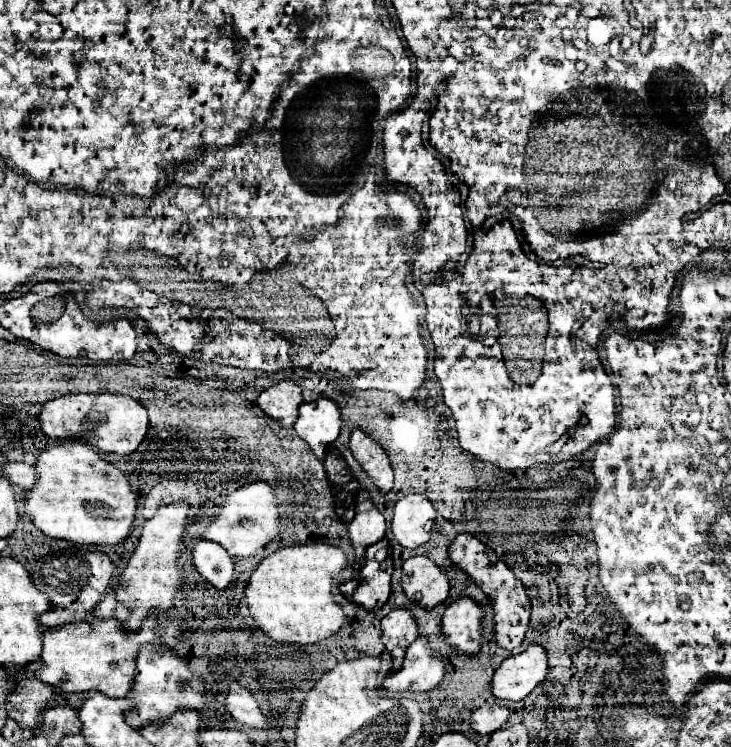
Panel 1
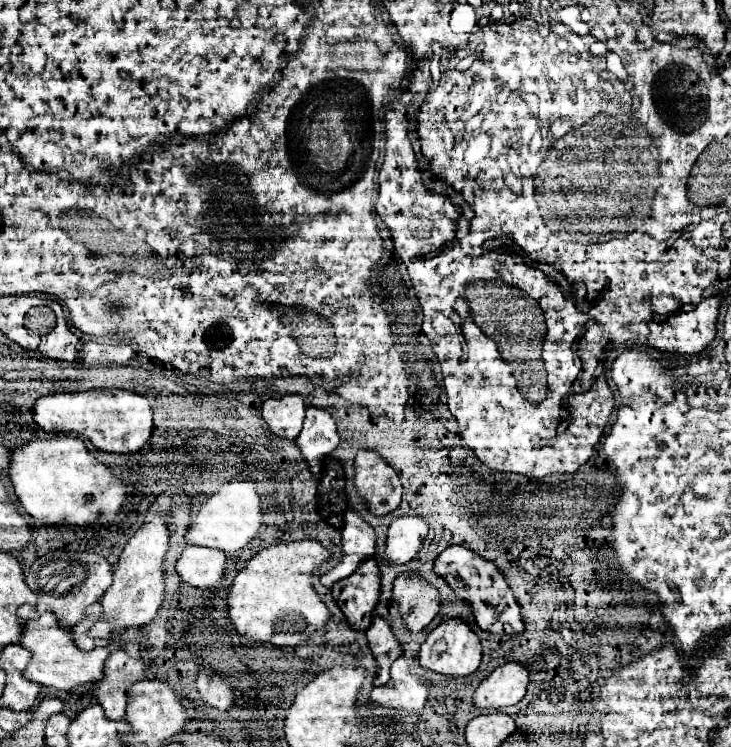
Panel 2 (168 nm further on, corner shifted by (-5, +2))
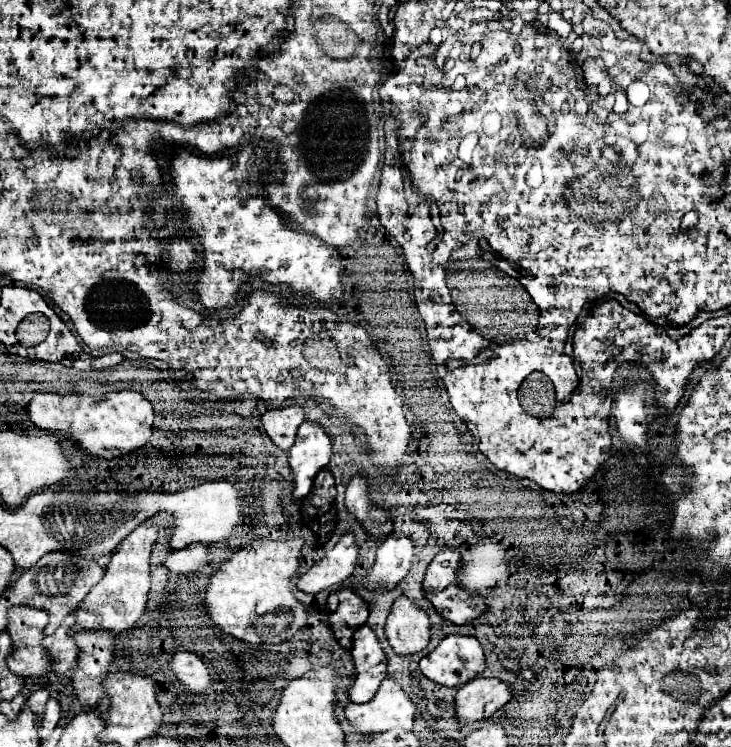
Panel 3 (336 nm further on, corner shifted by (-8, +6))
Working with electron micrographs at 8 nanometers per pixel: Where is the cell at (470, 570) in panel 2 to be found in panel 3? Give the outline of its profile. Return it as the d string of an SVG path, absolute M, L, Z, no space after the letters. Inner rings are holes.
M442 549L434 559L432 563L428 565L426 569L426 575L424 575L424 581L422 581L422 591L424 591L424 597L434 605L434 609L450 623L454 625L462 625L462 623L468 623L476 617L480 617L484 611L486 611L486 605L484 605L484 599L480 595L468 595L466 591L460 591L456 587L456 577L458 577L458 571L460 571L460 555L456 549Z

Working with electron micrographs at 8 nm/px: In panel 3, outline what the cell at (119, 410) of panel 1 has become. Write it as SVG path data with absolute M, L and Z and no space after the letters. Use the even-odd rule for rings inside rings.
M136 391L104 393L100 399L90 395L56 395L56 393L36 393L28 403L30 421L38 429L60 431L72 443L76 443L86 455L92 457L120 457L144 447L152 435L154 411L150 401L146 401Z

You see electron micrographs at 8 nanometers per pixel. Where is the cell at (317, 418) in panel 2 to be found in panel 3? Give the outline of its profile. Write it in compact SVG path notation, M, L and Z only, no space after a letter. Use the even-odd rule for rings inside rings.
M304 421L298 427L296 443L288 451L288 463L294 473L294 487L296 487L292 491L294 499L302 499L308 495L304 493L306 487L308 491L312 489L316 473L328 467L330 457L332 457L332 439L324 433L320 425Z

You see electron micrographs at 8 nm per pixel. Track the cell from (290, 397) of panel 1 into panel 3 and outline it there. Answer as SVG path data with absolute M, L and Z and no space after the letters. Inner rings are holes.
M300 405L272 409L262 415L262 425L264 425L266 435L282 451L288 451L292 447L296 439L296 431L302 421L304 421L304 409Z

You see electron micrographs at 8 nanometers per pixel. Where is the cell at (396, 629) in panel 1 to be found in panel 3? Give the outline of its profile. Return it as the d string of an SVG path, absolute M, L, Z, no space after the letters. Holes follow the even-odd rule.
M362 625L352 641L354 683L348 687L348 699L354 703L368 703L386 677L386 659L376 633L368 625Z

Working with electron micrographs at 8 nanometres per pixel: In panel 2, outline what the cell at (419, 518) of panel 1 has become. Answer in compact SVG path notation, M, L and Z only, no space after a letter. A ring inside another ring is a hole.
M401 515L397 517L387 531L387 549L385 559L391 563L411 561L423 545L429 527L421 515Z

